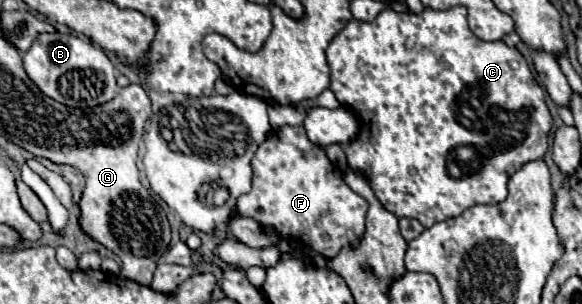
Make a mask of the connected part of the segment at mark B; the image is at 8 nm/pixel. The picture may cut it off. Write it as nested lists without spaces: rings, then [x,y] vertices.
[[[41,34],[23,54],[23,66],[27,76],[45,96],[71,108],[95,108],[109,102],[119,90],[115,82],[115,68],[105,52],[73,34]]]

